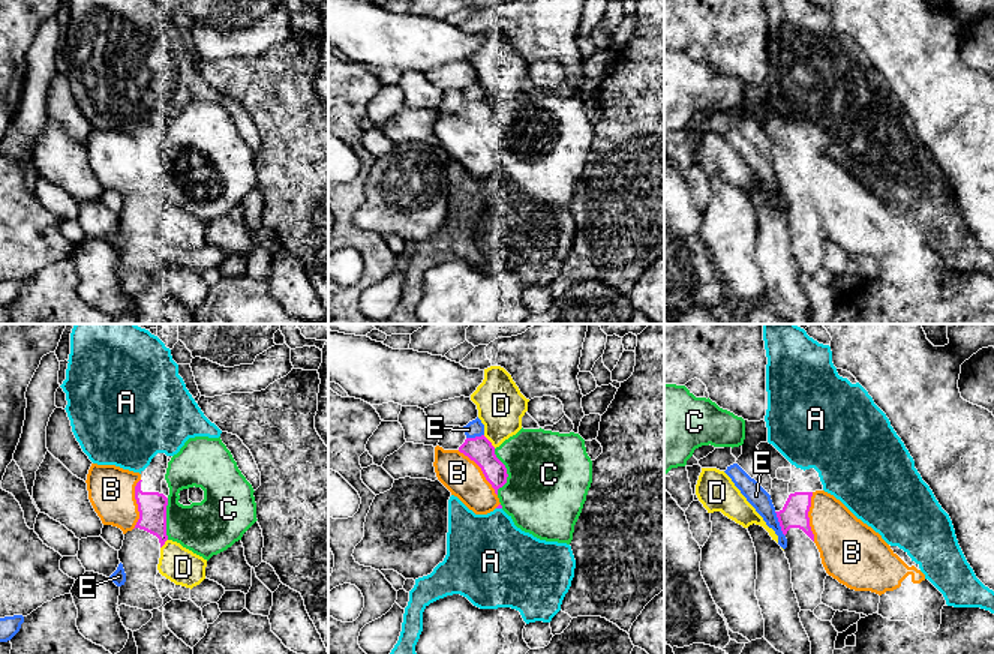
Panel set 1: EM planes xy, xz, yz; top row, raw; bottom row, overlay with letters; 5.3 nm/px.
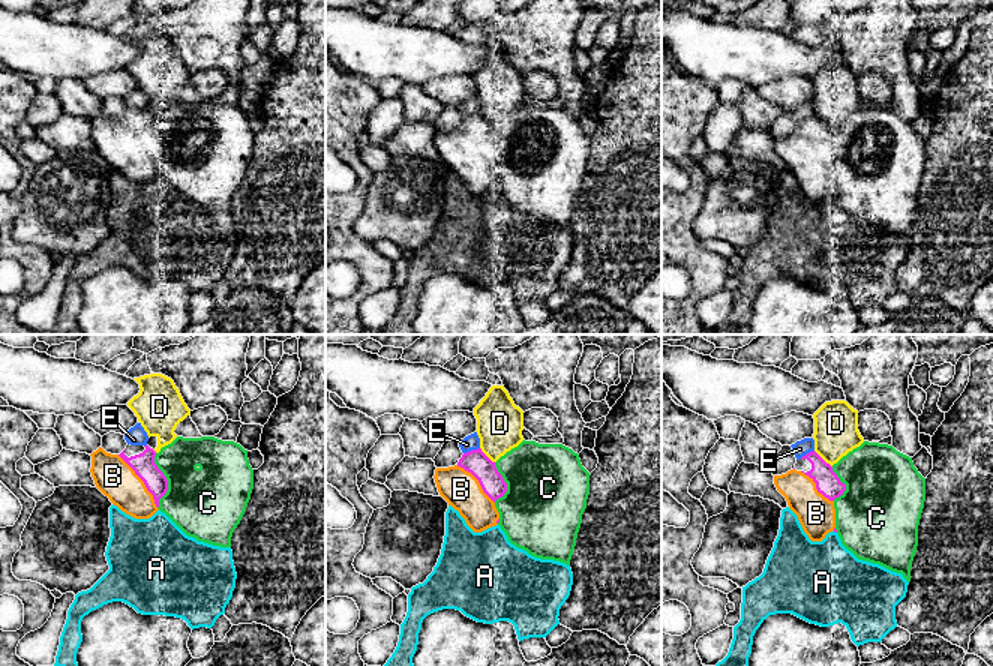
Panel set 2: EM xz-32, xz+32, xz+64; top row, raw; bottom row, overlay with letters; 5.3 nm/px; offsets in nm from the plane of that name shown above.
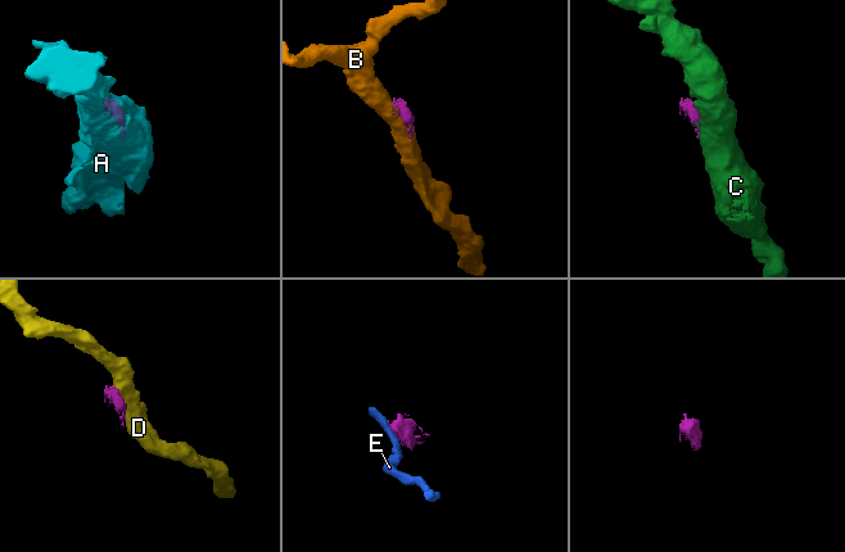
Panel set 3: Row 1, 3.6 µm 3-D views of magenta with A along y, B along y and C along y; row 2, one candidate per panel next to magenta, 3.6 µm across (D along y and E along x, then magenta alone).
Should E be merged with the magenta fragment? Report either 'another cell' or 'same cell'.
another cell

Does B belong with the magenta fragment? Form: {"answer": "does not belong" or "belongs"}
{"answer": "belongs"}

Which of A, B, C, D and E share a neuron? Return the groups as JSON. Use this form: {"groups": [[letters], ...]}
{"groups": [["A"], ["B"], ["C"], ["D"], ["E"]]}

